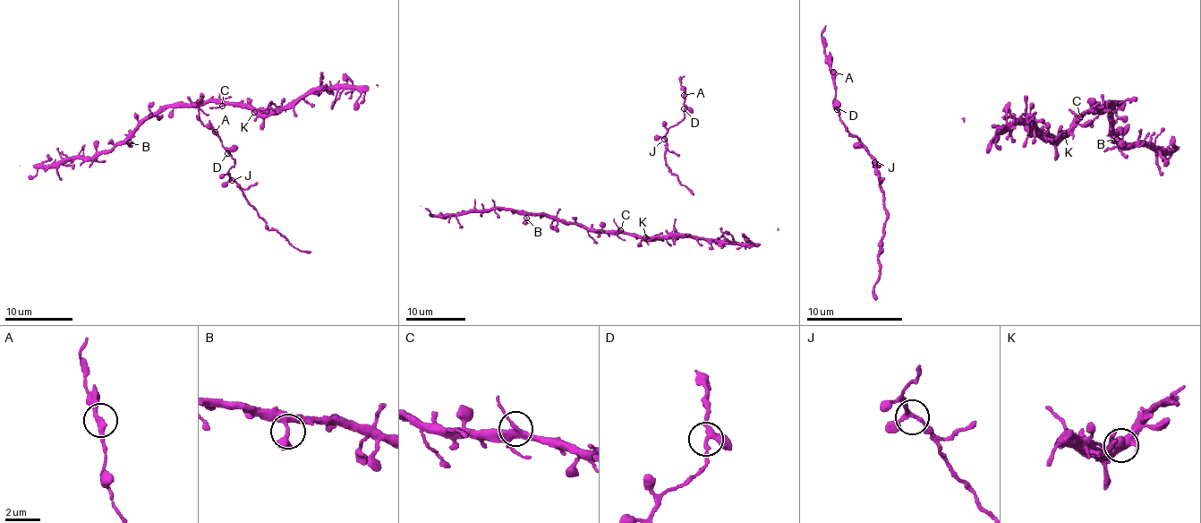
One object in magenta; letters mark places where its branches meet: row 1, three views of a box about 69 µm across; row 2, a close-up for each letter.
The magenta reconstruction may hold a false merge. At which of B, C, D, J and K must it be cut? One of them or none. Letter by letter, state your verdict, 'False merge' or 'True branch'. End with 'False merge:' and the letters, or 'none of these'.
B: True branch
C: True branch
D: True branch
J: True branch
K: True branch
False merge: none of these

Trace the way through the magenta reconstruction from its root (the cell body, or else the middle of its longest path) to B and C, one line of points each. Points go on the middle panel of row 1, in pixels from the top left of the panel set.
B: (651, 238), (587, 229), (563, 223), (545, 214), (529, 215), (526, 218)
C: (651, 238), (628, 235), (620, 230)

